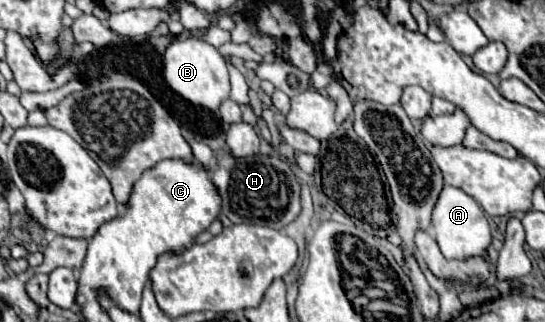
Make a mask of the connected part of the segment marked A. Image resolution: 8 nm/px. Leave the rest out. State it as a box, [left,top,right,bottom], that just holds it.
[428,185,492,259]

